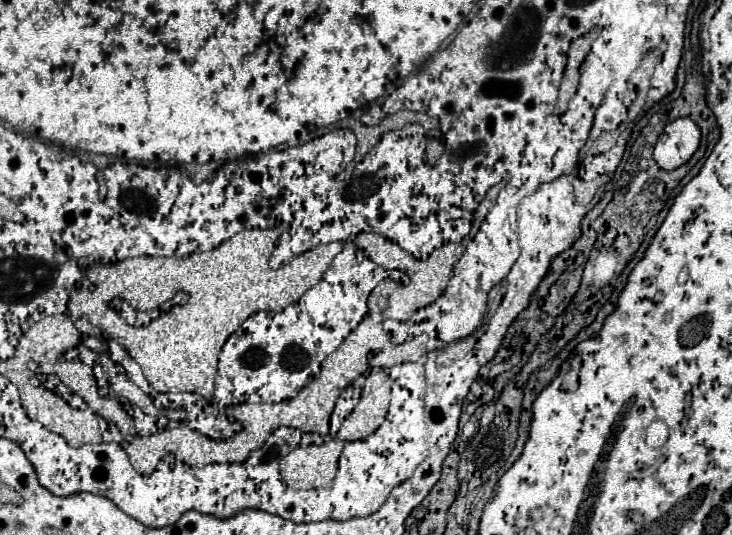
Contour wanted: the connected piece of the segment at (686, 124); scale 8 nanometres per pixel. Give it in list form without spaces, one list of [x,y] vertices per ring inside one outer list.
[[[678,118],[666,124],[654,146],[654,160],[662,170],[676,170],[686,164],[700,148],[702,132],[690,118]]]

